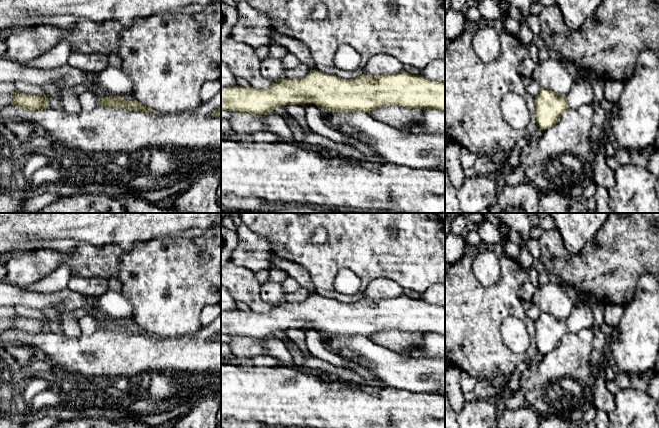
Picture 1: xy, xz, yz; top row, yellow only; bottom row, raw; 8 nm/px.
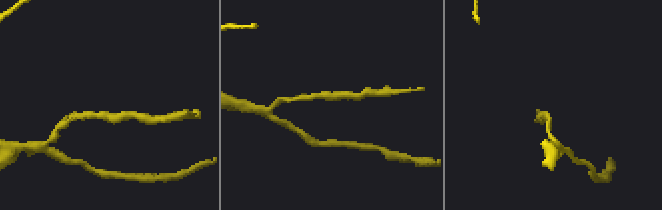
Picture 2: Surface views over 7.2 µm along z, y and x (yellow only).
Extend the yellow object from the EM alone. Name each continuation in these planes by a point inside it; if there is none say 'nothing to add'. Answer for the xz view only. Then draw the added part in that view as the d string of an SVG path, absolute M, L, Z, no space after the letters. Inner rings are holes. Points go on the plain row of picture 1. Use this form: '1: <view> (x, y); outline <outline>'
nothing to add

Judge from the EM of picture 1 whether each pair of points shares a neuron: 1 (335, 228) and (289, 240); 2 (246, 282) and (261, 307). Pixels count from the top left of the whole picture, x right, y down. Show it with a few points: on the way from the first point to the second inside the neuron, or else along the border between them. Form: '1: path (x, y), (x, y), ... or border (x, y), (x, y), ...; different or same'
1: path (324, 223), (306, 223), (300, 229); same
2: path (249, 288), (253, 292), (255, 301); same

